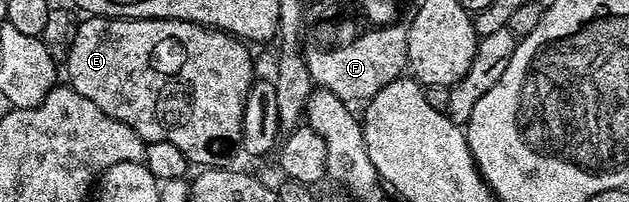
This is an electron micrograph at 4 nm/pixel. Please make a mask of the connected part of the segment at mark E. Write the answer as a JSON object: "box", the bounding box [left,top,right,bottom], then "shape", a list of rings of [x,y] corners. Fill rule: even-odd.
{"box":[64,16,254,166],"shape":[[[90,16],[79,23],[72,50],[64,61],[64,76],[88,102],[96,102],[104,114],[132,126],[147,142],[172,142],[191,165],[218,166],[242,143],[244,106],[254,85],[254,60],[238,37],[187,20],[127,20]]]}

